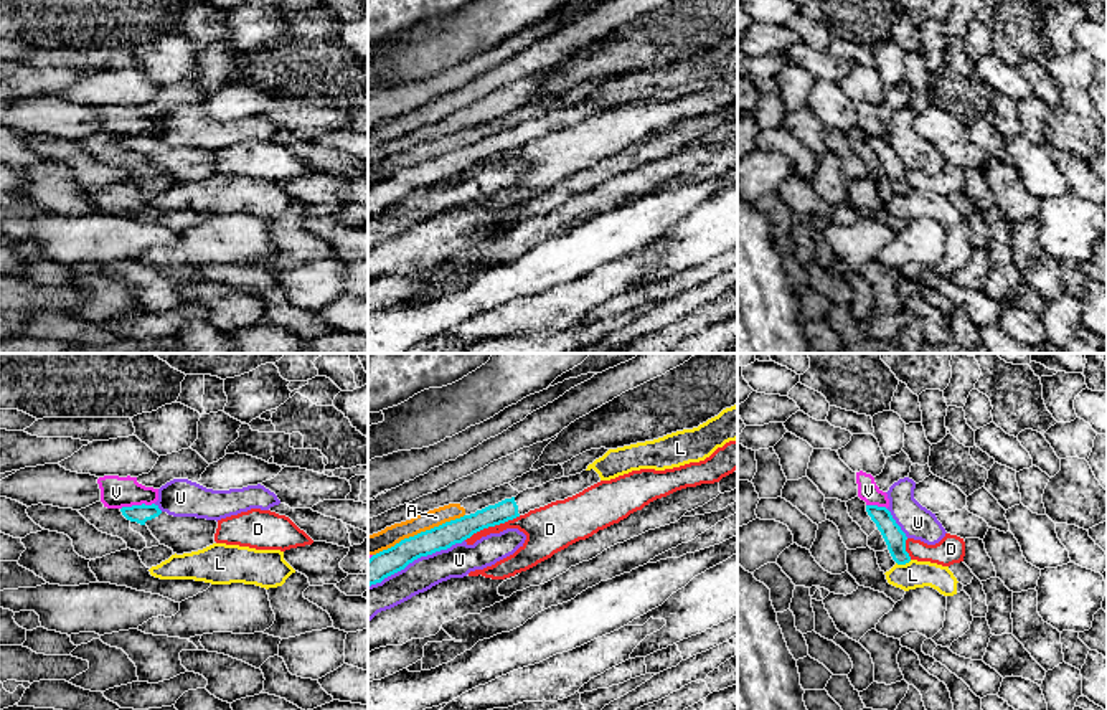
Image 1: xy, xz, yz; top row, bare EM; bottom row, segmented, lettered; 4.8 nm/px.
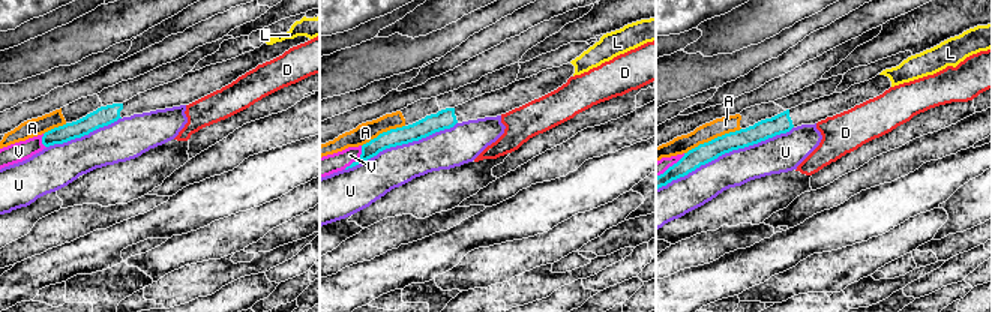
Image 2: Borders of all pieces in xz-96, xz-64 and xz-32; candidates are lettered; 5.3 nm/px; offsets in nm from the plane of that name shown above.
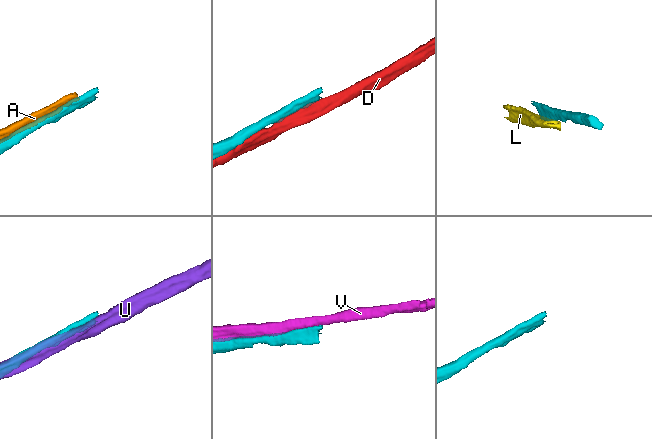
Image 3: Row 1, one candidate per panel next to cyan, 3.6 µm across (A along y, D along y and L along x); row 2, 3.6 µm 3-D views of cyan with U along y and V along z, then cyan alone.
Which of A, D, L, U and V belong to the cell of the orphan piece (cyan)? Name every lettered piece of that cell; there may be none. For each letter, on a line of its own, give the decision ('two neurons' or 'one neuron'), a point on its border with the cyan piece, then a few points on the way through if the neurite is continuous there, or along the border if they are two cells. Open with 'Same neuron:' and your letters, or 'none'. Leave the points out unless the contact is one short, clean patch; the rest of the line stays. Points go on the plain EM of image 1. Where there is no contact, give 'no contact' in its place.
Same neuron: none
A: two neurons | xz (418, 164)
D: two neurons | xz (492, 156)
L: two neurons | yz (903, 194) | along yz (911, 190), (896, 194)
U: two neurons | xz (416, 189)
V: two neurons | xy (137, 136)

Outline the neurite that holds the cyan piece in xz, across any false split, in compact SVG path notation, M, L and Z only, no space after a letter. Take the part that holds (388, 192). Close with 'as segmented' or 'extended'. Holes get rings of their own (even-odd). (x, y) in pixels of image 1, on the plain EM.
M594 99L582 101L576 106L554 109L539 117L526 119L516 127L505 129L495 135L477 140L475 144L464 145L404 168L368 190L368 216L381 213L384 208L404 200L421 187L447 180L483 159L505 154L528 144L530 140L572 127L597 112L601 112L601 107Z; extended

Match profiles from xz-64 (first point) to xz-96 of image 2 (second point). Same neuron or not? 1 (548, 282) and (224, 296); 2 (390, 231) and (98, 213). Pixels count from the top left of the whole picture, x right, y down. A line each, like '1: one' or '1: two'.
1: two
2: one

